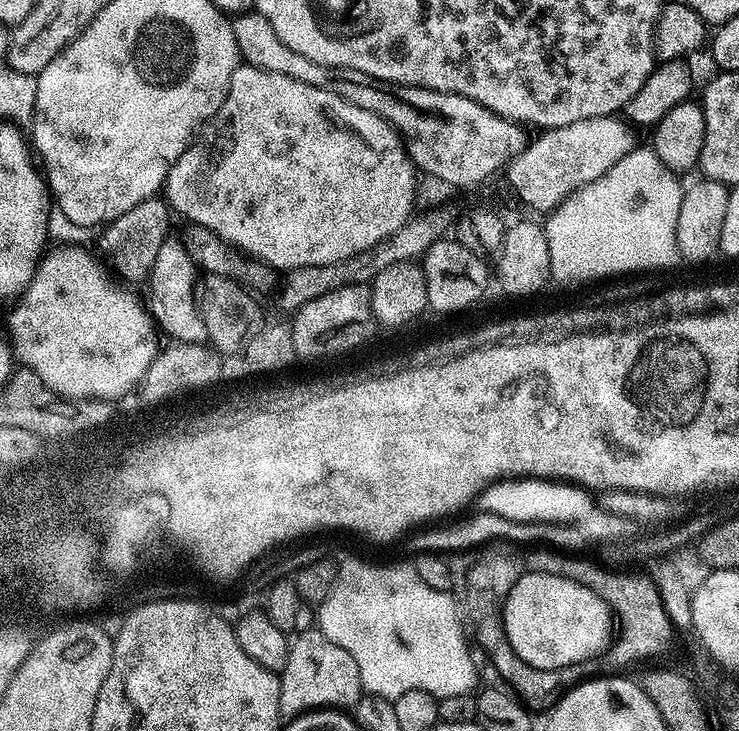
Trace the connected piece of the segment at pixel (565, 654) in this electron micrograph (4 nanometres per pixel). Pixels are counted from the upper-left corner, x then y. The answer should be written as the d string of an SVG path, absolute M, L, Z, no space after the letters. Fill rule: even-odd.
M525 571L514 580L509 596L502 601L504 629L510 646L530 666L552 671L555 668L568 667L585 660L595 660L609 647L614 636L614 615L608 603L599 592L588 589L570 578L554 574Z

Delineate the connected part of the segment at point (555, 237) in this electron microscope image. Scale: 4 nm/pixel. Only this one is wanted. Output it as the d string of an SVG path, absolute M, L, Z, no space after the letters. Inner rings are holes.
M637 146L633 148L626 158L622 158L613 168L606 170L602 178L594 178L589 184L583 184L575 192L569 193L567 197L551 212L547 213L542 227L548 239L550 252L550 266L552 267L553 277L560 280L596 280L599 276L616 276L619 272L640 272L643 268L668 268L672 263L680 260L680 251L676 245L676 231L678 230L678 210L682 210L682 198L684 188L680 184L681 177L669 171L668 167L658 159L655 152L648 146Z

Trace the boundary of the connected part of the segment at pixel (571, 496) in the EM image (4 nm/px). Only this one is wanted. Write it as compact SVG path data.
M505 478L489 484L476 499L477 509L510 518L516 521L589 521L591 514L600 508L593 493L581 485L571 482L553 481L547 478Z

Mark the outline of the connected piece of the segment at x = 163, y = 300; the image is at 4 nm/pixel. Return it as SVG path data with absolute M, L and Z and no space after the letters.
M169 238L162 242L162 250L158 250L158 258L154 258L152 271L148 273L146 287L152 295L150 311L159 329L172 336L173 341L181 344L202 344L208 339L206 326L200 317L200 309L196 306L198 295L198 265L188 252L183 239Z

